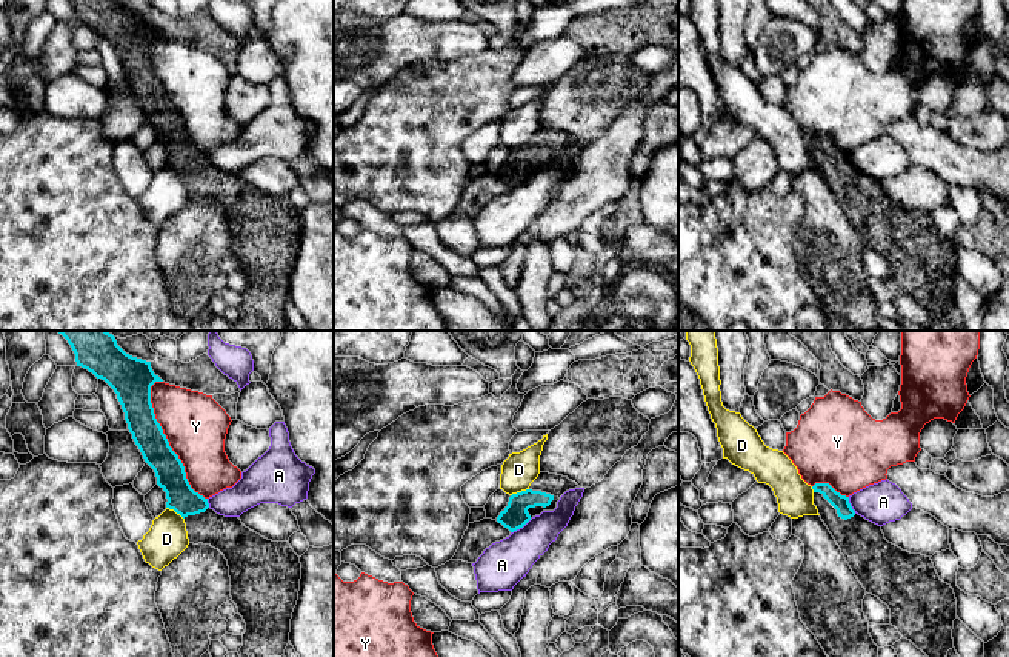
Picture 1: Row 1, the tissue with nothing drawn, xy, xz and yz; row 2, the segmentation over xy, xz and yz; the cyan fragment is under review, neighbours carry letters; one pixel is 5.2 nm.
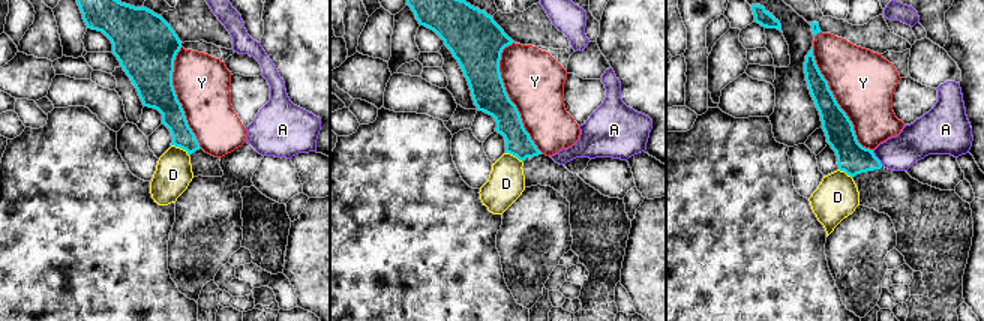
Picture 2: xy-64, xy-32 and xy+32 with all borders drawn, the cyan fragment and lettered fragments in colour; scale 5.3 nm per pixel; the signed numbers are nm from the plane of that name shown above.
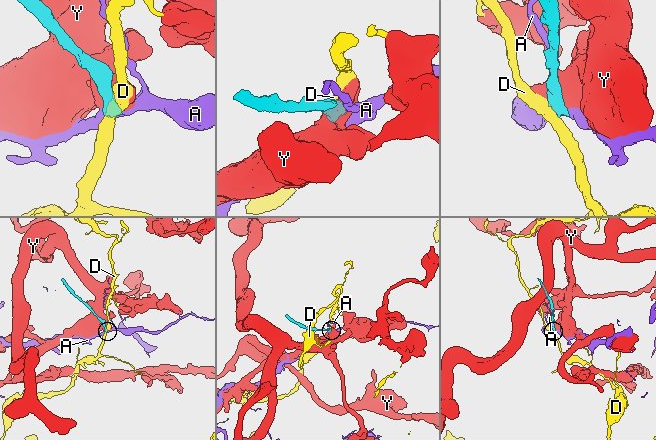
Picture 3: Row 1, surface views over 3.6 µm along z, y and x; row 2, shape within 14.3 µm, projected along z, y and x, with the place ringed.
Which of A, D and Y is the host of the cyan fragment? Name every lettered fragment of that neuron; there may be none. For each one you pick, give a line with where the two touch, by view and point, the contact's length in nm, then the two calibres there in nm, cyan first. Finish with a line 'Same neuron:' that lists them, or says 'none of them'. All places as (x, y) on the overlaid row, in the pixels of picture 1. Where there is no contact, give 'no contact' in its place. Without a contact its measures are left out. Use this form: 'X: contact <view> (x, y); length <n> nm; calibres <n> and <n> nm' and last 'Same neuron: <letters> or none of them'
Same neuron: none of them

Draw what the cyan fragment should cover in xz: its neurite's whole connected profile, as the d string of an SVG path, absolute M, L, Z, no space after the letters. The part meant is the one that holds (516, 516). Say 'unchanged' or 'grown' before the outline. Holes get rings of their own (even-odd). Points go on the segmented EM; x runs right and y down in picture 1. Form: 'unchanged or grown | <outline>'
grown | M540 472L526 491L509 497L508 506L500 512L497 522L514 532L543 511L554 511L560 497L575 488L580 486L568 477Z

